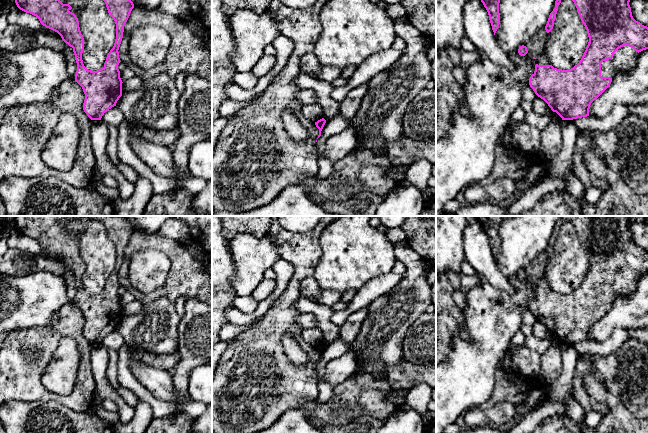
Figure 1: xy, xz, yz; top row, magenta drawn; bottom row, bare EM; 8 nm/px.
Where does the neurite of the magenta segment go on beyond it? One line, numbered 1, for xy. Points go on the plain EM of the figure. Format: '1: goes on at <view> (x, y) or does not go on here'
1: does not go on here

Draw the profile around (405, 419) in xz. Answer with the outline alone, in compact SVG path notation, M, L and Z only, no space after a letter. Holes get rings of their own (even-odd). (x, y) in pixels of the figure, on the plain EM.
M405 402L385 420L377 433L424 433L425 428L422 415Z

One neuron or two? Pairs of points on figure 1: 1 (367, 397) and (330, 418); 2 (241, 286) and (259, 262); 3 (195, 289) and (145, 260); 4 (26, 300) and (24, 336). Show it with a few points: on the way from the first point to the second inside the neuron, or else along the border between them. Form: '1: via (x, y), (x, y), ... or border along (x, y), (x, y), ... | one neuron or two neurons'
1: via (358, 397), (339, 410) | one neuron
2: via (246, 280), (253, 268) | one neuron
3: border along (161, 251), (170, 269), (166, 280), (153, 291) | two neurons
4: border along (47, 325), (16, 328), (10, 331) | two neurons

